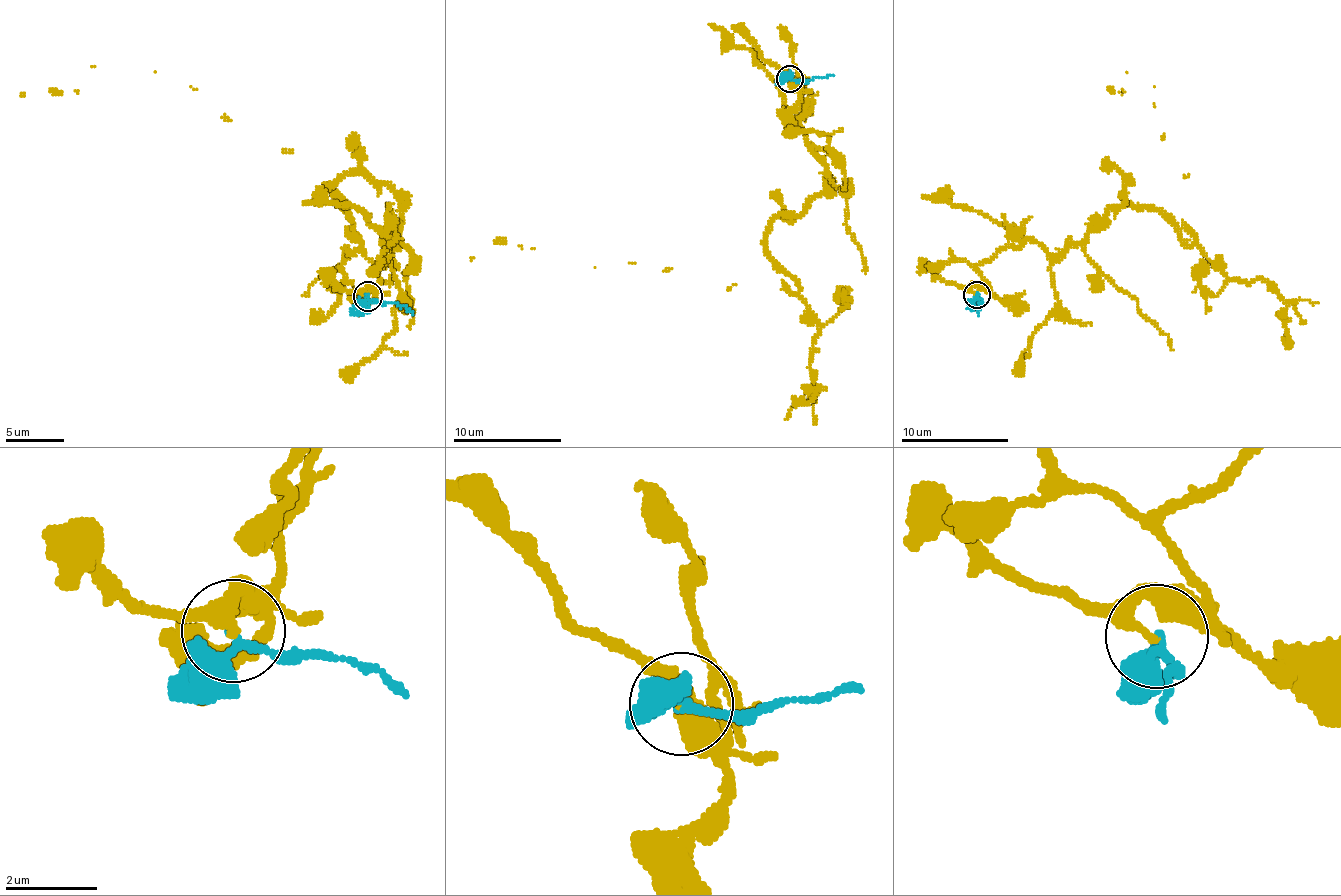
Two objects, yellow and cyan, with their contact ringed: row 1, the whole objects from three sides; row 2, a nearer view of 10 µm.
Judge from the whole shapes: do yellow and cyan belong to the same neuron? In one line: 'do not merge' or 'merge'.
merge

